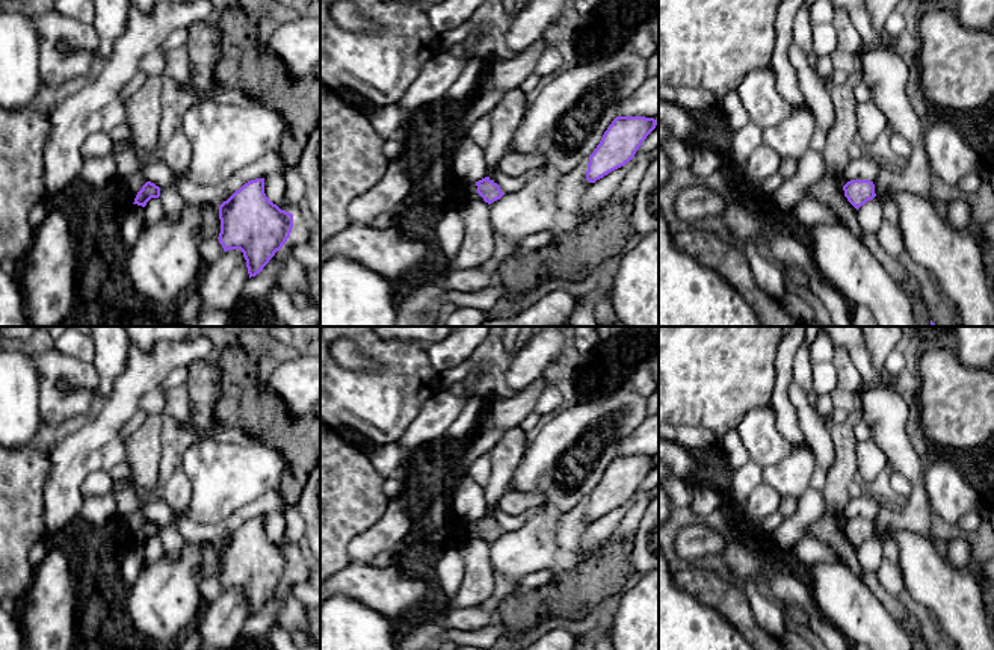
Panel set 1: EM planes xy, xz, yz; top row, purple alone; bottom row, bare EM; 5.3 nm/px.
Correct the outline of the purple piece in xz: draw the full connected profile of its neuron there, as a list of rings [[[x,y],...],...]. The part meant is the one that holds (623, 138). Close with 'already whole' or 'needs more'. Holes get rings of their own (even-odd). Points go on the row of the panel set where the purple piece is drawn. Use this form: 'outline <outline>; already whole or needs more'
outline [[[616,116],[589,156],[586,180],[595,183],[628,163],[656,125],[654,118]]]; already whole

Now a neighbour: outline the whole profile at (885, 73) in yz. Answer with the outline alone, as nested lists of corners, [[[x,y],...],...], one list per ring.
[[[890,48],[858,53],[858,67],[872,92],[872,101],[884,112],[888,133],[900,133],[908,139],[911,153],[902,172],[882,169],[873,181],[875,193],[884,200],[887,190],[909,192],[923,198],[931,195],[932,166],[925,147],[925,128],[914,103],[906,95],[909,68]]]

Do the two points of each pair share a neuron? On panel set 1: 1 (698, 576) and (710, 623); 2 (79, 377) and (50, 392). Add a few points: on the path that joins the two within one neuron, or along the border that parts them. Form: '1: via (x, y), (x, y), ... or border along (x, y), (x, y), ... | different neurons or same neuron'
1: border along (676, 587), (718, 609), (734, 628) | different neurons
2: via (70, 374), (59, 374), (50, 383) | same neuron

